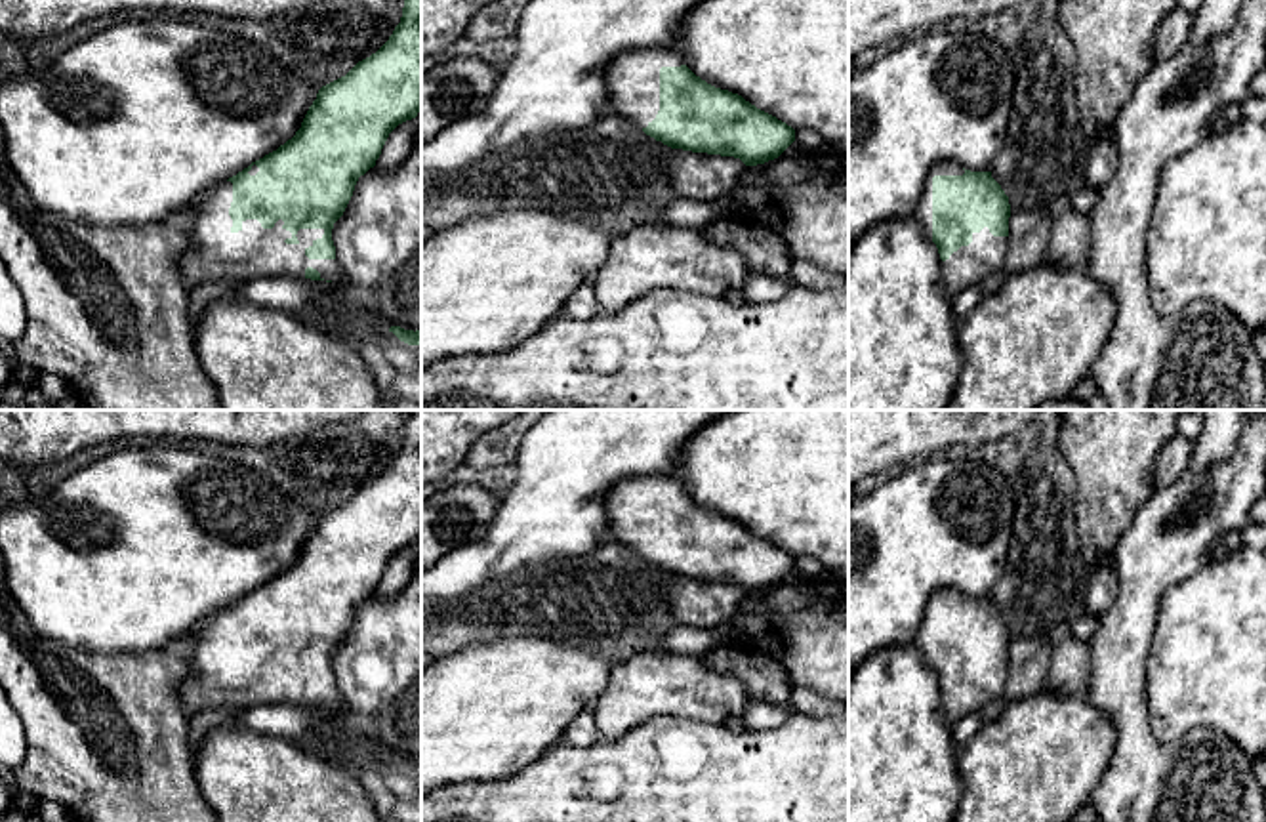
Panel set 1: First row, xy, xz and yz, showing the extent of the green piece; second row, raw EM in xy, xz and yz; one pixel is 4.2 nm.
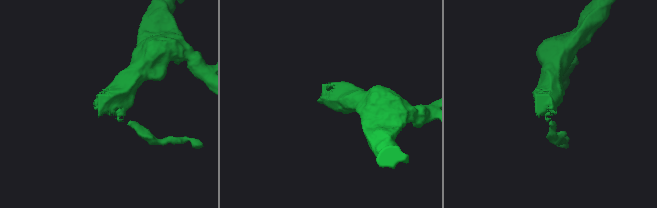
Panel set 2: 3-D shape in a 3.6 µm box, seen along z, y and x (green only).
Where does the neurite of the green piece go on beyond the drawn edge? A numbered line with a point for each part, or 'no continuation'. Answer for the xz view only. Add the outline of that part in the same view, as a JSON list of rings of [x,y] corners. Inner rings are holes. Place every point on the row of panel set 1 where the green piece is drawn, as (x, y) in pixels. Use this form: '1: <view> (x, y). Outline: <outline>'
1: xz (633, 77). Outline: [[[629,50],[606,69],[614,109],[637,128],[646,128],[660,111],[660,69],[684,65],[675,50]]]

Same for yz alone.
1: yz (923, 214). Outline: [[[938,162],[925,175],[923,196],[917,202],[915,219],[921,223],[925,235],[932,238],[932,177],[934,175],[963,175],[965,170],[955,162]]]

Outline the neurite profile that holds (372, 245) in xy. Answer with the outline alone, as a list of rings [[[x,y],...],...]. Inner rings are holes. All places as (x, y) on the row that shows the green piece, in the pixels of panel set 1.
[[[421,132],[398,168],[358,177],[332,240],[343,278],[307,320],[341,341],[355,311],[378,315],[387,330],[421,330]]]

